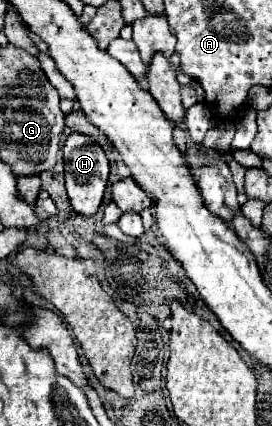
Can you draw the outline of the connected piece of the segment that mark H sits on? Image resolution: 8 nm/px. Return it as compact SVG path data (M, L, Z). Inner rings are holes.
M76 132L66 138L66 144L64 144L62 152L64 152L64 176L66 176L68 200L70 200L76 214L94 216L98 212L100 204L102 204L104 188L106 188L108 174L110 174L106 154L98 144L94 144L94 140L90 136L76 134Z

